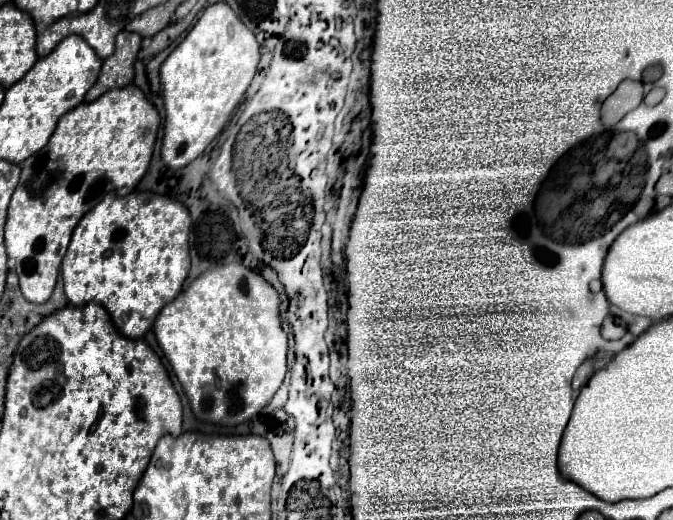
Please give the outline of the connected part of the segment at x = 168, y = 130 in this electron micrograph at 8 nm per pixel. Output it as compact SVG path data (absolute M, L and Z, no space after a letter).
M228 3L210 5L202 17L196 21L188 37L168 55L168 59L160 67L160 83L162 83L162 101L164 101L164 137L162 137L162 161L168 169L182 169L192 163L202 151L210 145L210 141L224 129L230 121L234 109L242 101L252 77L256 75L256 67L260 61L260 43L254 33L236 17Z

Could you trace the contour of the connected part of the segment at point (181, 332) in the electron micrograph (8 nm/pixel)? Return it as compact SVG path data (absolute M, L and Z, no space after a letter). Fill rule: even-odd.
M222 263L196 277L186 291L160 311L154 333L198 421L220 425L244 423L270 403L284 381L288 337L280 323L280 297L270 283L244 265Z

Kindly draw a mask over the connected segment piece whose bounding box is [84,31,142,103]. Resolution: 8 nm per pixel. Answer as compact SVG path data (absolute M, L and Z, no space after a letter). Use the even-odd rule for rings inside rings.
M130 31L118 33L116 51L108 59L104 59L100 79L86 93L86 99L84 99L86 103L96 101L100 95L104 95L110 89L120 89L132 83L134 59L136 59L136 53L140 51L140 41L142 37L138 33L130 33Z

